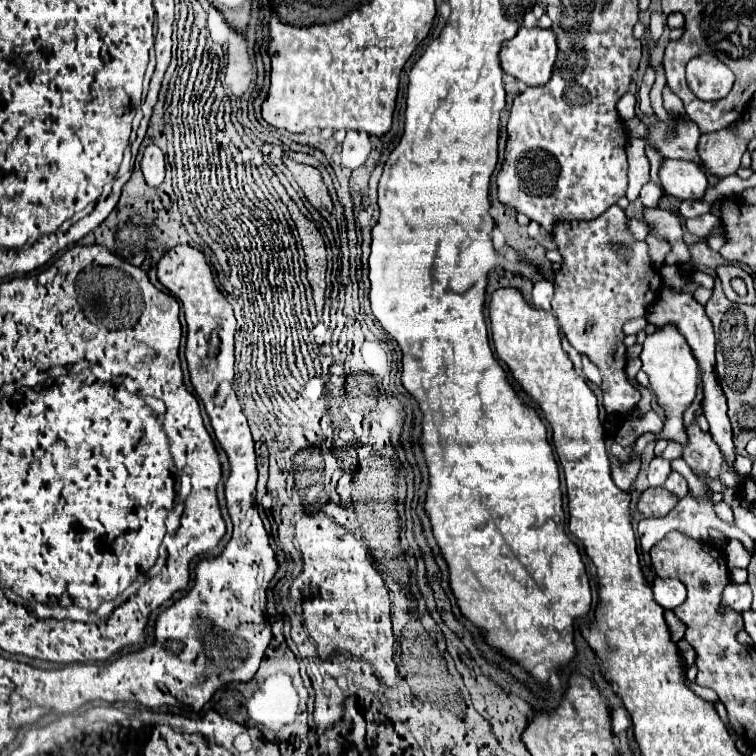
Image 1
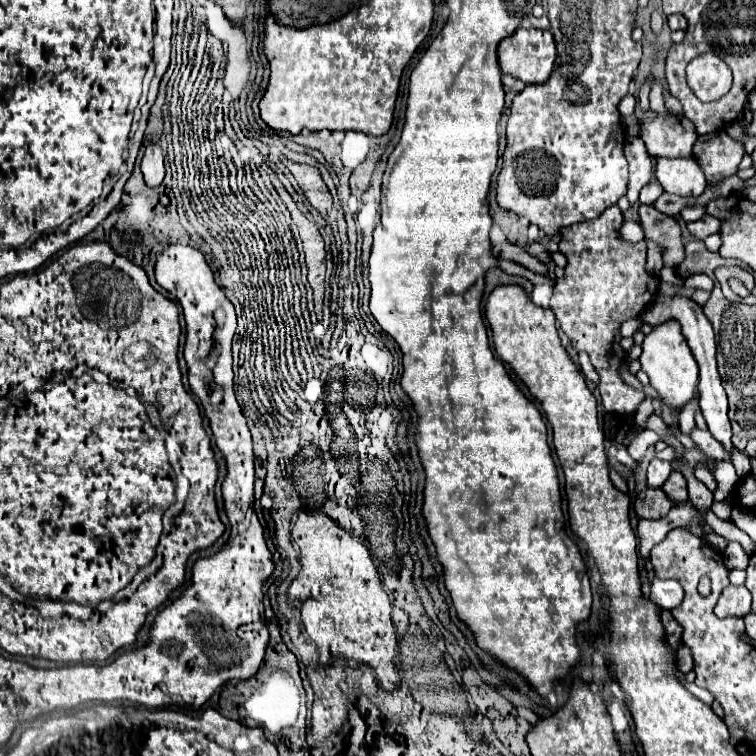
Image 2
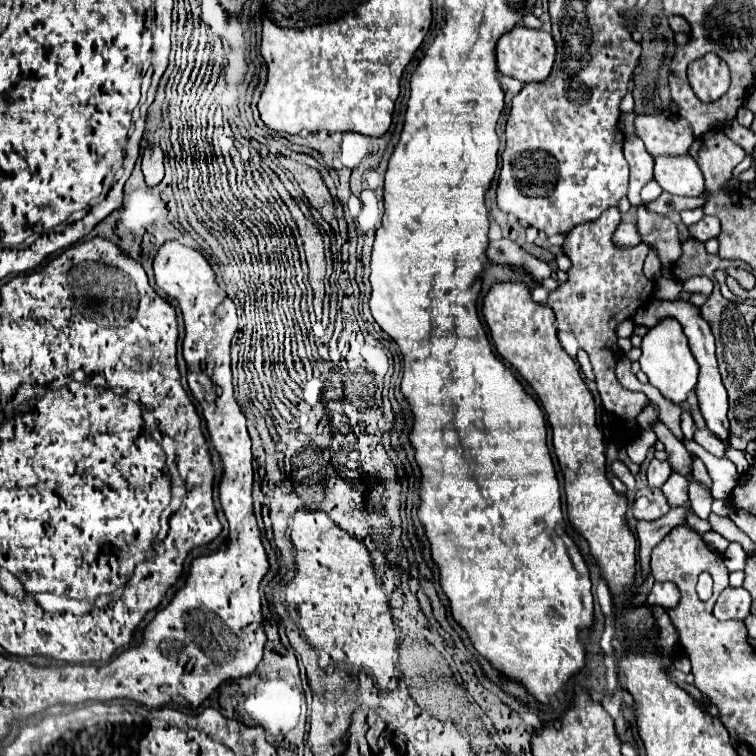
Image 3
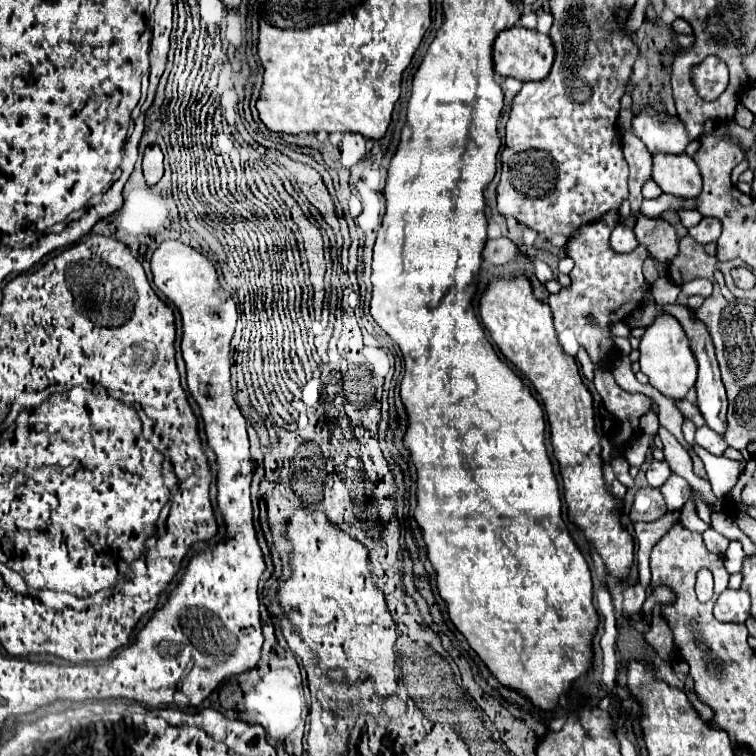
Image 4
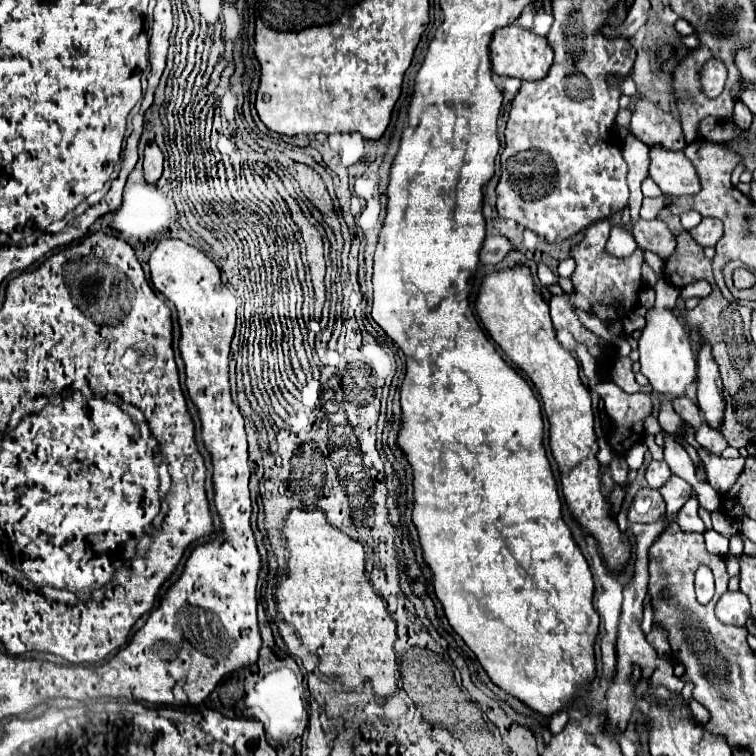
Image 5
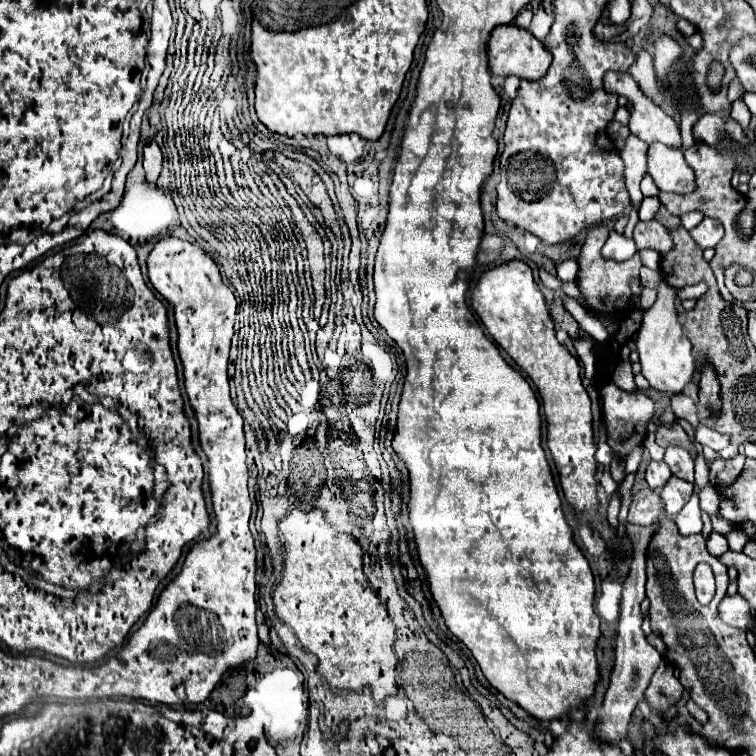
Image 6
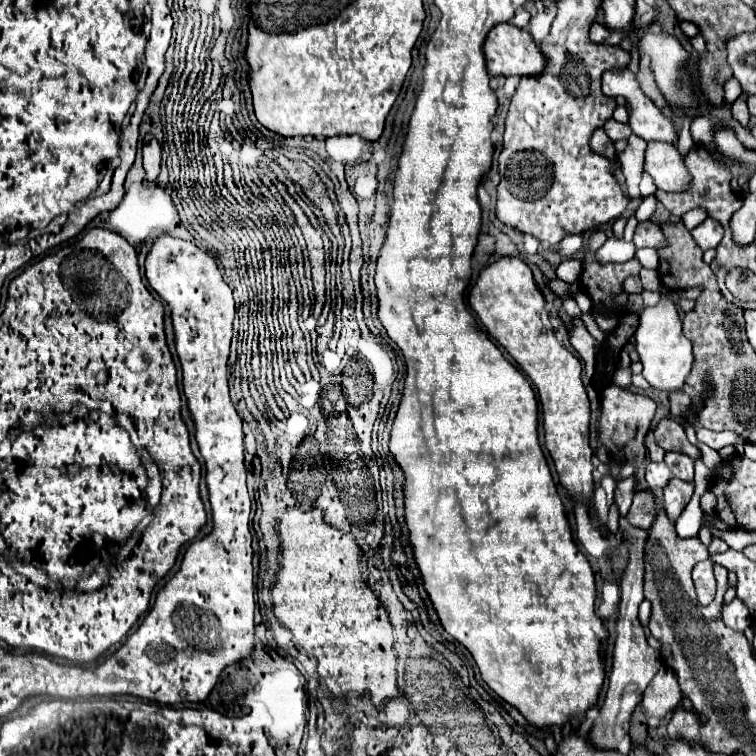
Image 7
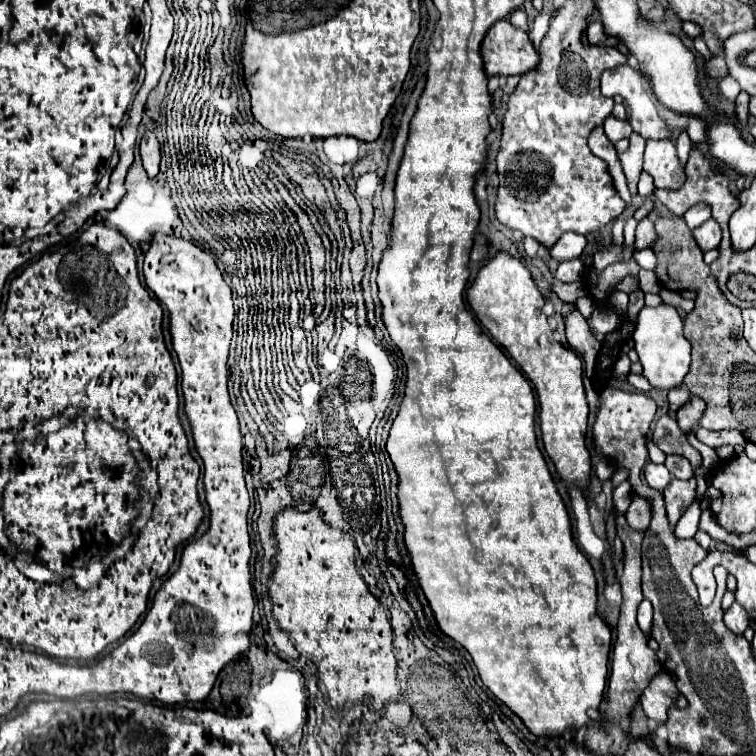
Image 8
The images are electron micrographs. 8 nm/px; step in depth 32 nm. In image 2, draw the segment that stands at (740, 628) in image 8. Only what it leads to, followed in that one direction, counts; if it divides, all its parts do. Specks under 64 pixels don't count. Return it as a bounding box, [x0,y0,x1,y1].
[716,586,752,616]

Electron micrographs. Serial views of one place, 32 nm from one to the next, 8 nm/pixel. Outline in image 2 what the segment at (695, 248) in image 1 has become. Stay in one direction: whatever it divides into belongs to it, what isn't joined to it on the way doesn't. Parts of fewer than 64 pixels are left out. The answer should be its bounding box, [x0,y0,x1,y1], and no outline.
[676,240,720,278]

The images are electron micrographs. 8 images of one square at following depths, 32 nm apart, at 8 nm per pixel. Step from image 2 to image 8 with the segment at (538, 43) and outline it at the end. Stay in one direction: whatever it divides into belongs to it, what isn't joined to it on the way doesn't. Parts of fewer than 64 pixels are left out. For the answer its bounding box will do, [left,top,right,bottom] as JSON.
[482,20,540,76]

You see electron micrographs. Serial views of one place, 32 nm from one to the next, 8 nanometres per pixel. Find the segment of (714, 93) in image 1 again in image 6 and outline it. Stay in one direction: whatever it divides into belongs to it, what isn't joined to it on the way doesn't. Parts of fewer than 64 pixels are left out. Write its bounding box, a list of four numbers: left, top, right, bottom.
[706,62,724,92]

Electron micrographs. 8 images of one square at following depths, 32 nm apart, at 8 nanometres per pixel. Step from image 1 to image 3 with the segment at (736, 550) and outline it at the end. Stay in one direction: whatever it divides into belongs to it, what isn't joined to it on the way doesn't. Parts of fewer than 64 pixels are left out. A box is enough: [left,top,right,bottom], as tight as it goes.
[724,542,748,572]

